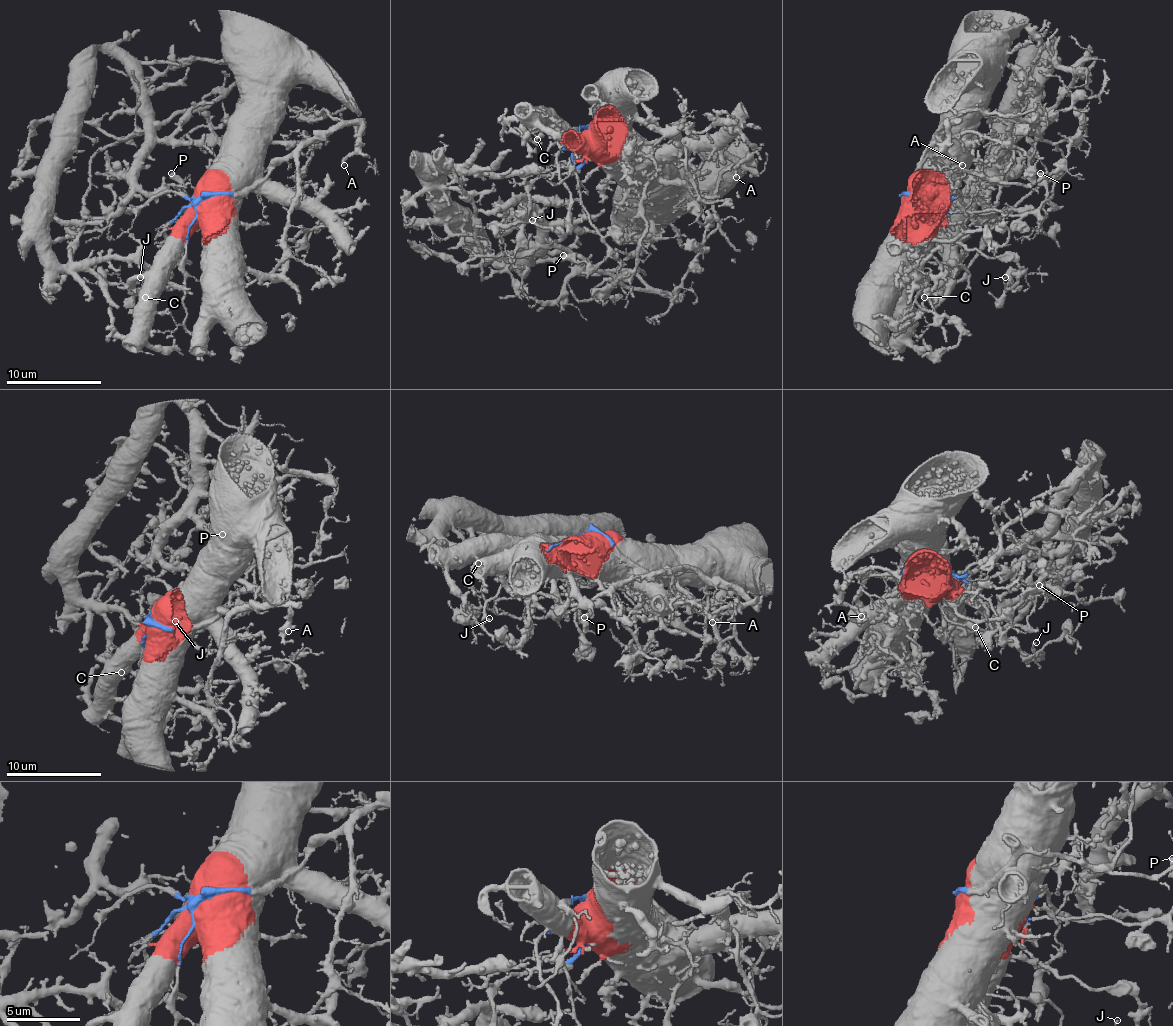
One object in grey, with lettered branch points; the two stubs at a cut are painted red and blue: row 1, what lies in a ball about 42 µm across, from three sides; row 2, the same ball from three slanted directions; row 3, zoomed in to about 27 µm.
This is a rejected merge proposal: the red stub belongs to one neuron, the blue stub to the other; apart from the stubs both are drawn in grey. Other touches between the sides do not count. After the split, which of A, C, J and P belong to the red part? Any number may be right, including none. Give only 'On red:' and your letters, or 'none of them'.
On red: A, C

